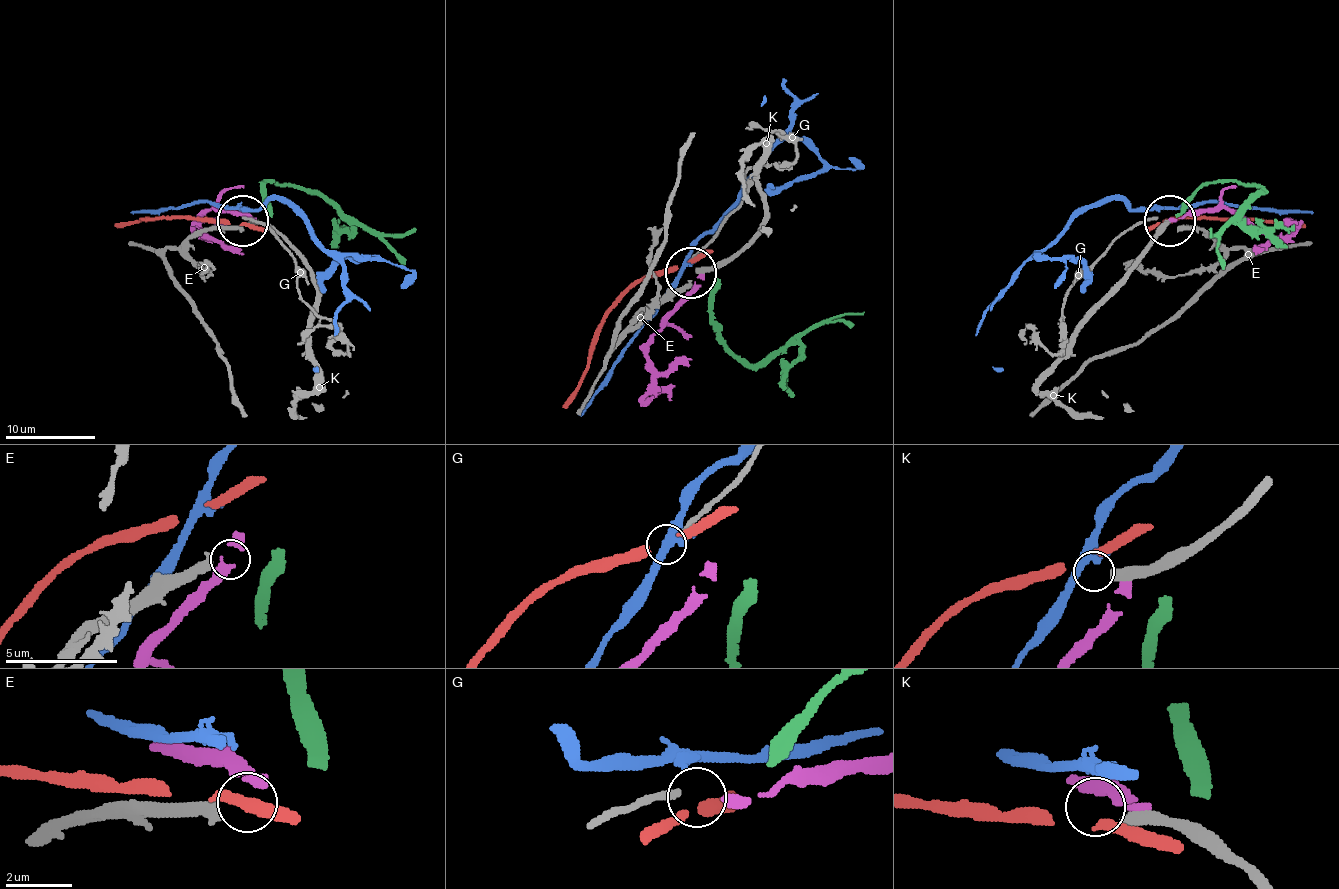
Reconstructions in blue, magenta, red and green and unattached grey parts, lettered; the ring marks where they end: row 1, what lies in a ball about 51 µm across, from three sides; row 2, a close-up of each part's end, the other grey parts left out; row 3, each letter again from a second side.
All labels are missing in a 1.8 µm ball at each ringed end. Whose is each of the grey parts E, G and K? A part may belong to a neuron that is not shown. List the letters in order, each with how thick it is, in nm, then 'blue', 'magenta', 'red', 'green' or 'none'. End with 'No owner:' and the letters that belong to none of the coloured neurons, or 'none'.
E: 440 nm thick; none
G: 240 nm thick; none
K: 420 nm thick; none
No owner: E, G, K

